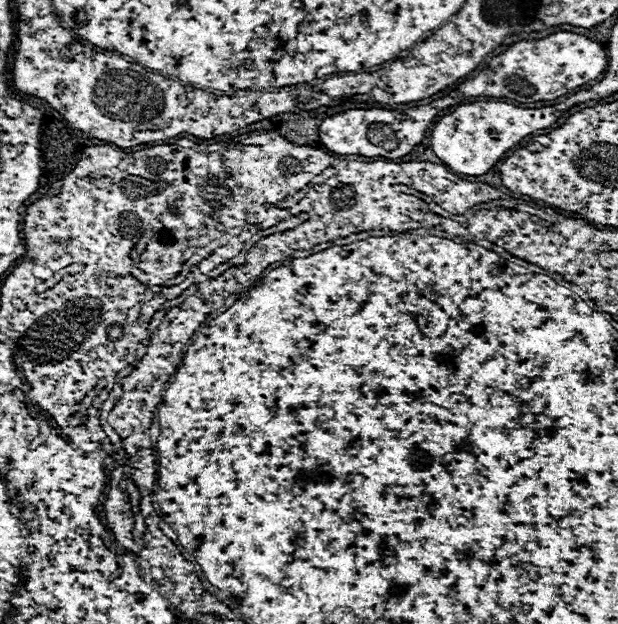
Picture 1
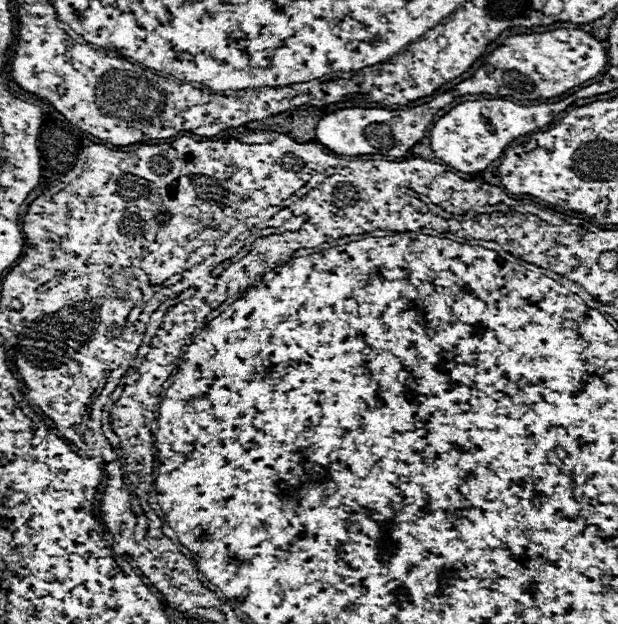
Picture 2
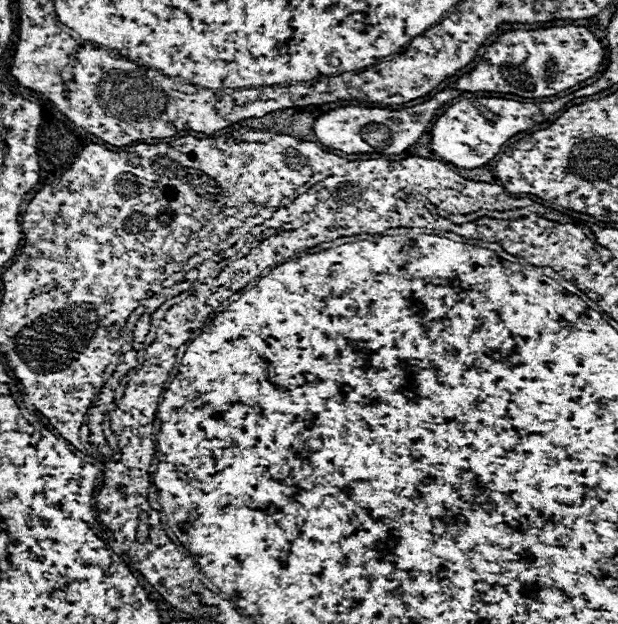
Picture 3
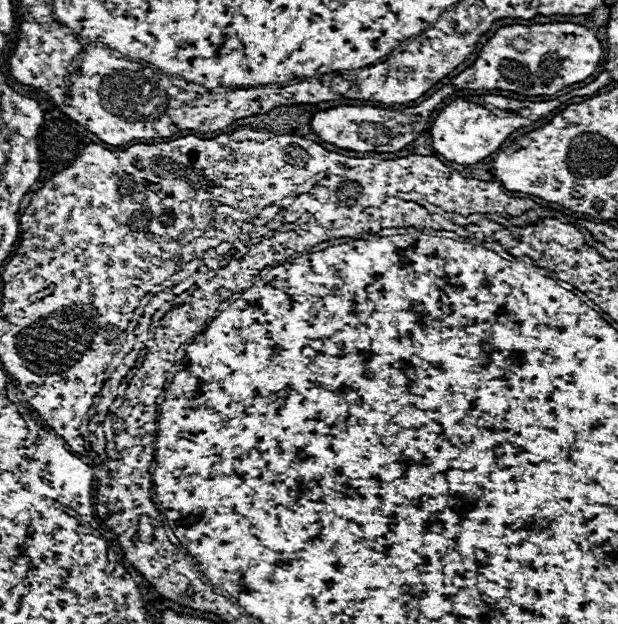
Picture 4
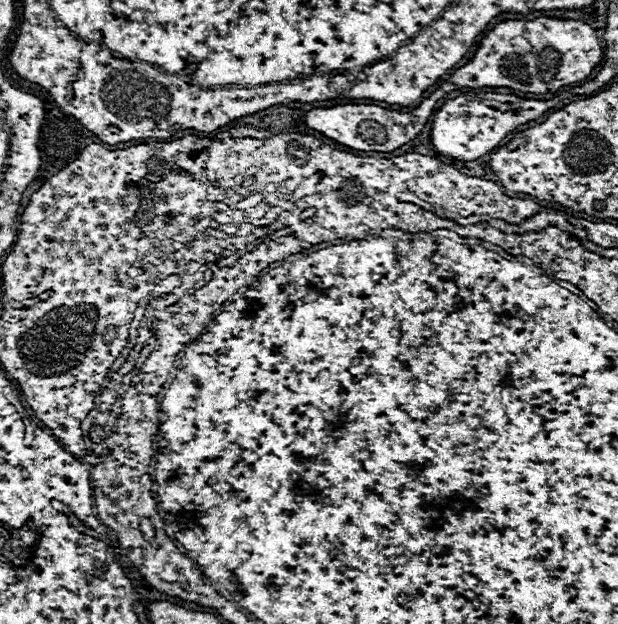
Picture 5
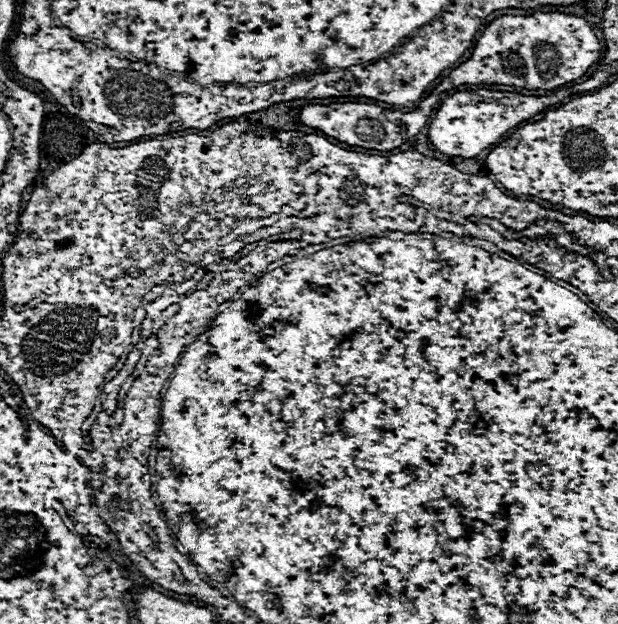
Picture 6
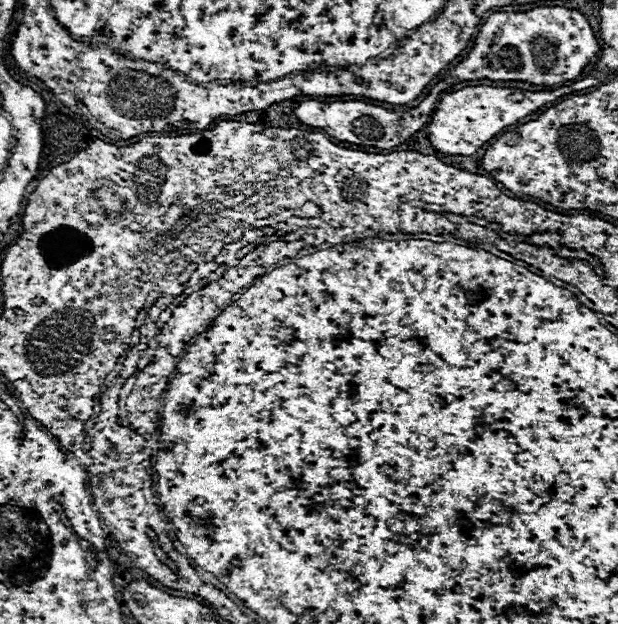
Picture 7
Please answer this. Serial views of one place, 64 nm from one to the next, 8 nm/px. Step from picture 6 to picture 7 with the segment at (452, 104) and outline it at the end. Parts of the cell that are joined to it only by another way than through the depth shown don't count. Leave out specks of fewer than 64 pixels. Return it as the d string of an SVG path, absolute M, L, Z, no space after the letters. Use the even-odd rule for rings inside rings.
M468 86L458 92L446 94L432 120L428 124L428 138L432 146L442 154L458 154L472 156L482 144L500 134L506 126L516 124L524 116L540 110L544 104L552 102L550 92L514 92L506 96L506 88L490 88L490 86Z

